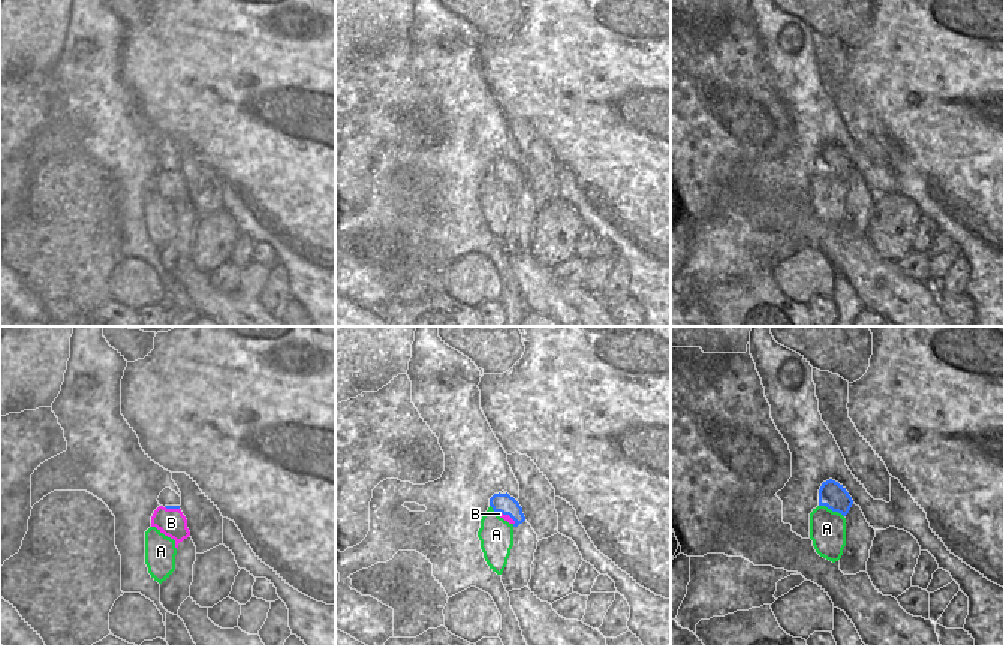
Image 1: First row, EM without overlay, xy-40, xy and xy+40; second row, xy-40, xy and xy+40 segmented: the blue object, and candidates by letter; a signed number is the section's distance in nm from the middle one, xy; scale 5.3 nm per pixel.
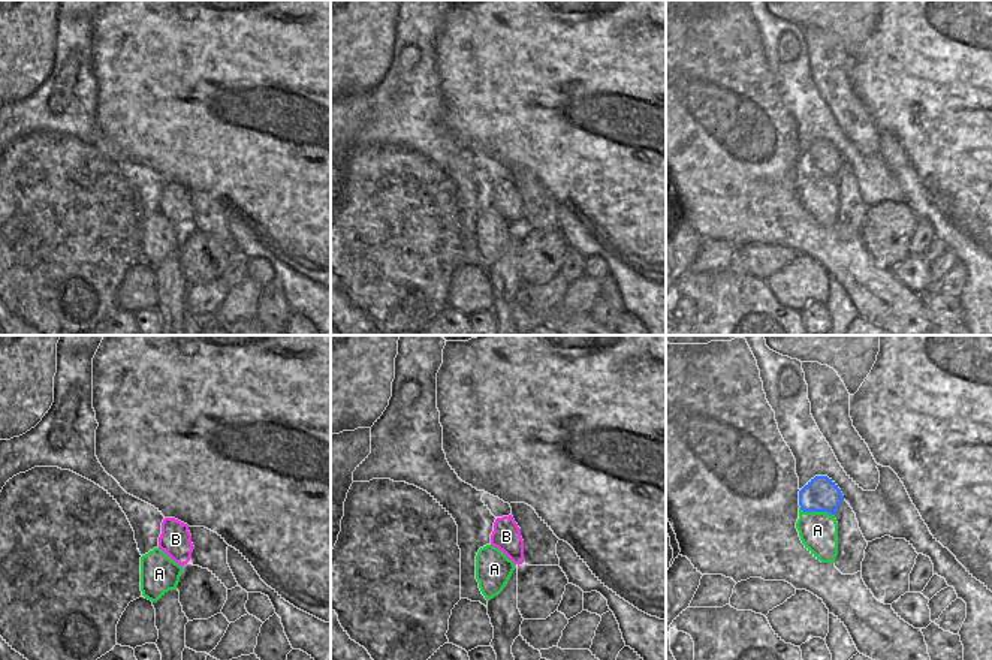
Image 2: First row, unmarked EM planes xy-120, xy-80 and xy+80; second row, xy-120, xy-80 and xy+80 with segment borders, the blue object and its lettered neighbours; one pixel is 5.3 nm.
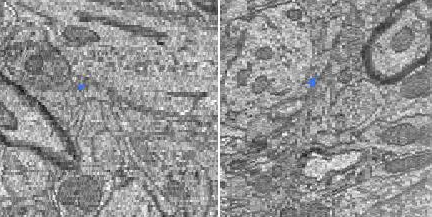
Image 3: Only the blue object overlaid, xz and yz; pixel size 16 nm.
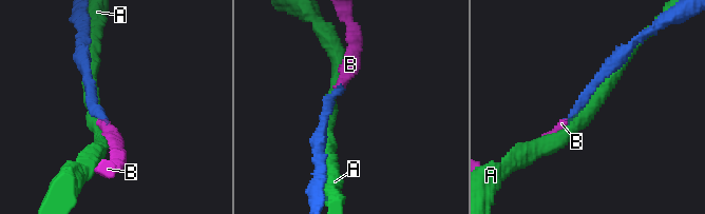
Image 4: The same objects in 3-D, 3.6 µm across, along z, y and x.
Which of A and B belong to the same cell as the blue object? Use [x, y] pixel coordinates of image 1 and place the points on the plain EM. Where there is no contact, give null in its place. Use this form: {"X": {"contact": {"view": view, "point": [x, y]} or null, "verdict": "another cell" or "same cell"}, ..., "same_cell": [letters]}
{"A": {"contact": {"view": "xy+40", "point": [831, 174]}, "verdict": "another cell"}, "B": {"contact": {"view": "xy", "point": [506, 178]}, "verdict": "same cell"}, "same_cell": ["B"]}

